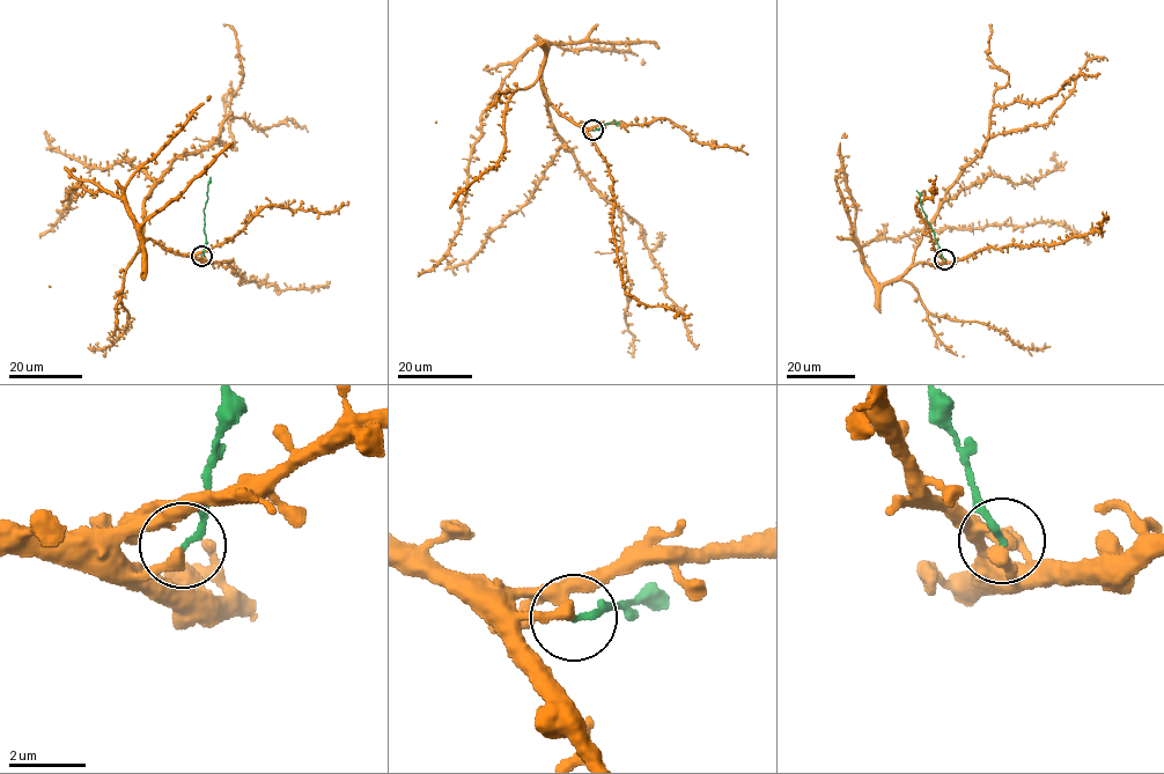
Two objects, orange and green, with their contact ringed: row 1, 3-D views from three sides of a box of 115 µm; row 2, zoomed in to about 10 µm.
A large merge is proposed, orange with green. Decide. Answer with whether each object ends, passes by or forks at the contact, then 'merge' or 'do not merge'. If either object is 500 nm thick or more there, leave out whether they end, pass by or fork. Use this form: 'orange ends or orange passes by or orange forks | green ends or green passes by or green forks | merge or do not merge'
orange ends | green ends | do not merge

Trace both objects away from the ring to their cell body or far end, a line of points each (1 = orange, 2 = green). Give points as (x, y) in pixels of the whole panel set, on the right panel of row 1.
1: (944, 259), (878, 285), (861, 250), (913, 231), (1040, 222), (1063, 223), (1087, 245)
2: (944, 259), (916, 190)

